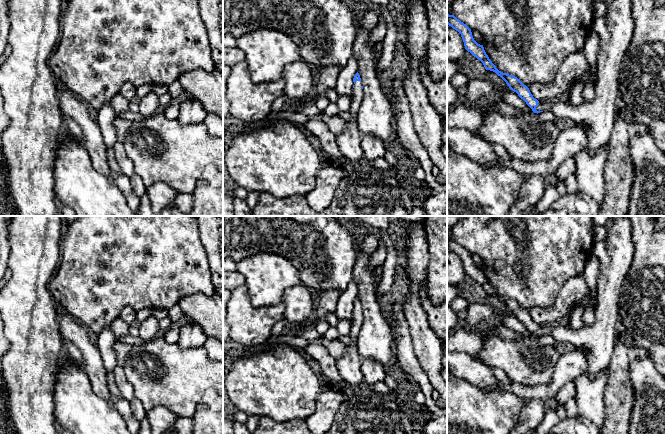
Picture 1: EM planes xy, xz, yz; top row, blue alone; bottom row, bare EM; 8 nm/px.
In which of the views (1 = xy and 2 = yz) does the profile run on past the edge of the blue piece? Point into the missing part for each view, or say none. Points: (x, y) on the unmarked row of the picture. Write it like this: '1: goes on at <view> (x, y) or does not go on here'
1: does not go on here
2: does not go on here

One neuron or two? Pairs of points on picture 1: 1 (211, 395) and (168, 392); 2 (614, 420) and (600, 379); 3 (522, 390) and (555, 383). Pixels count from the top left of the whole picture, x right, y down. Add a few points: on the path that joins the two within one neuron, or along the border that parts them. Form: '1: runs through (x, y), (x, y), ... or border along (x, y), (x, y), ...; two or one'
1: border along (212, 388), (204, 393), (193, 415); two
2: border along (608, 366), (608, 377), (604, 389), (604, 412); two
3: runs through (530, 391), (547, 391); one

